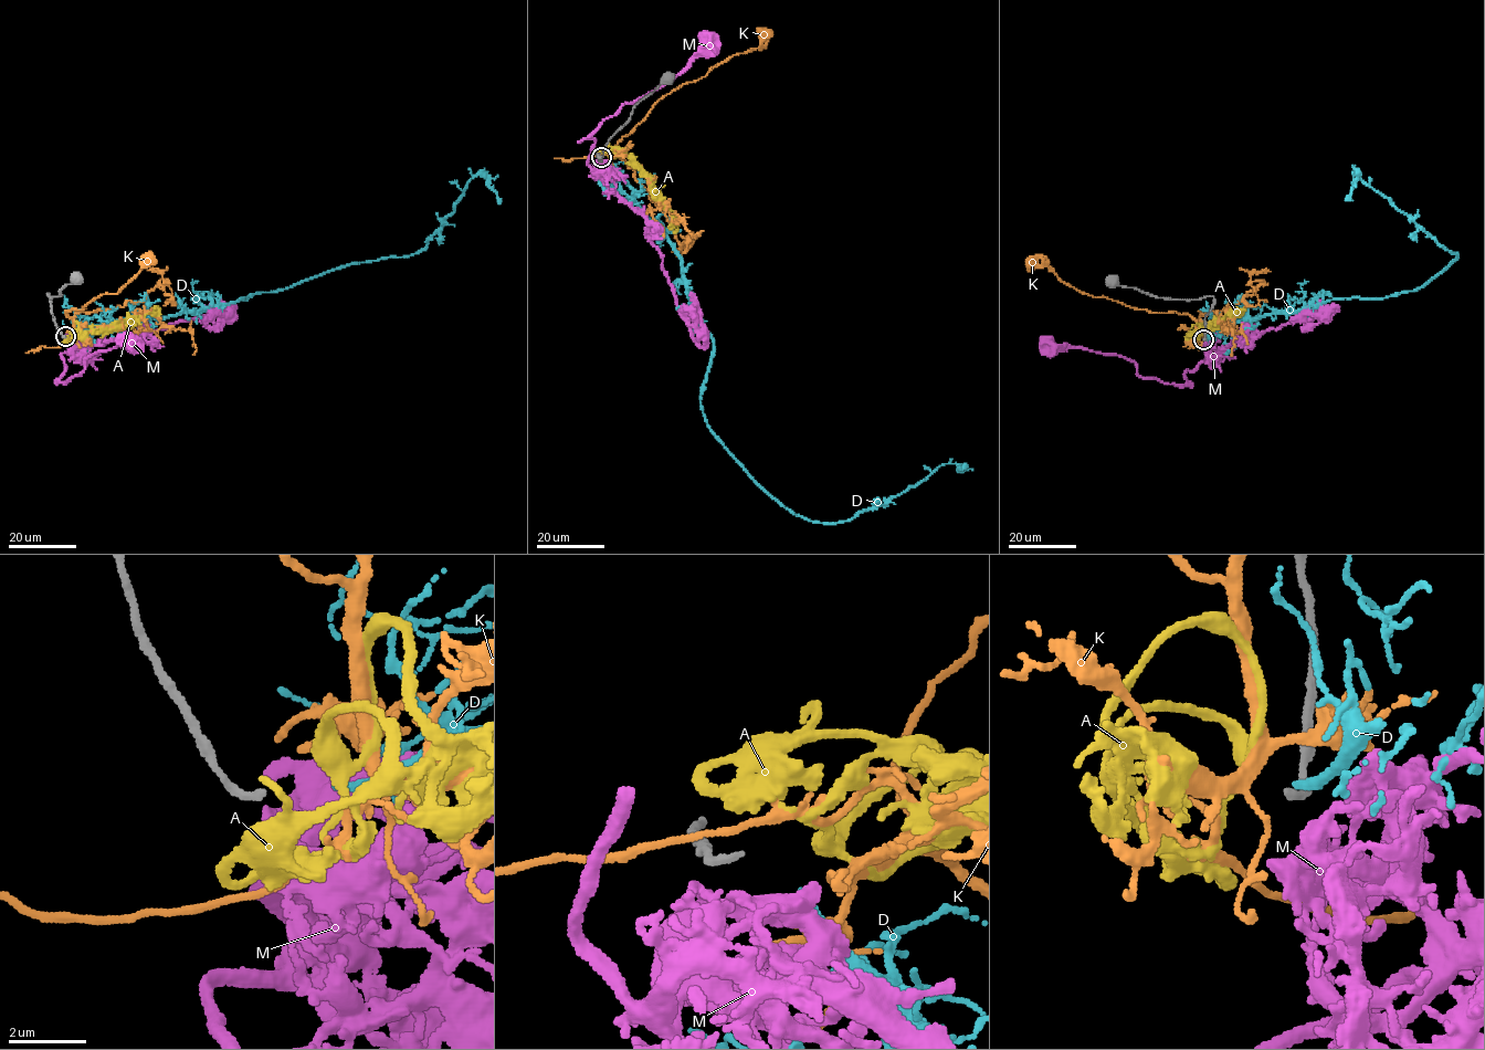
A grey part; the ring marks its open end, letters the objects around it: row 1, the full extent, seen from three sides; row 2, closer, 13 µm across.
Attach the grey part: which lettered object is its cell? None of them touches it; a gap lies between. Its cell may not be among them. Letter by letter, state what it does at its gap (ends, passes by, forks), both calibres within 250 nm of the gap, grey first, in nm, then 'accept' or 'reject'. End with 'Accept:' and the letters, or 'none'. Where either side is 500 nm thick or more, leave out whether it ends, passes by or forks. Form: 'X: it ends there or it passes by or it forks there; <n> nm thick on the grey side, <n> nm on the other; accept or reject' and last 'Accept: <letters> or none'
A: it forks there; 170 nm thick on the grey side, 340 nm on the other; reject
D: it ends there; 170 nm thick on the grey side, 220 nm on the other; accept
K: it ends there; 170 nm thick on the grey side, 200 nm on the other; reject
M: it ends there; 170 nm thick on the grey side, 200 nm on the other; reject
Accept: D

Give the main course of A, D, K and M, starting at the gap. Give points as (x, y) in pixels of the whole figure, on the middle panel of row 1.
A: (607, 155), (622, 147), (649, 180), (653, 195), (672, 211), (678, 223), (673, 231)
D: (607, 159), (681, 260), (713, 340), (707, 427), (767, 492), (838, 523), (966, 464)
K: (603, 161), (609, 163), (615, 157), (618, 143), (659, 101), (732, 56), (758, 48), (765, 37)
M: (600, 161), (591, 168), (587, 161), (594, 142), (585, 138), (620, 106), (673, 79), (708, 39)

